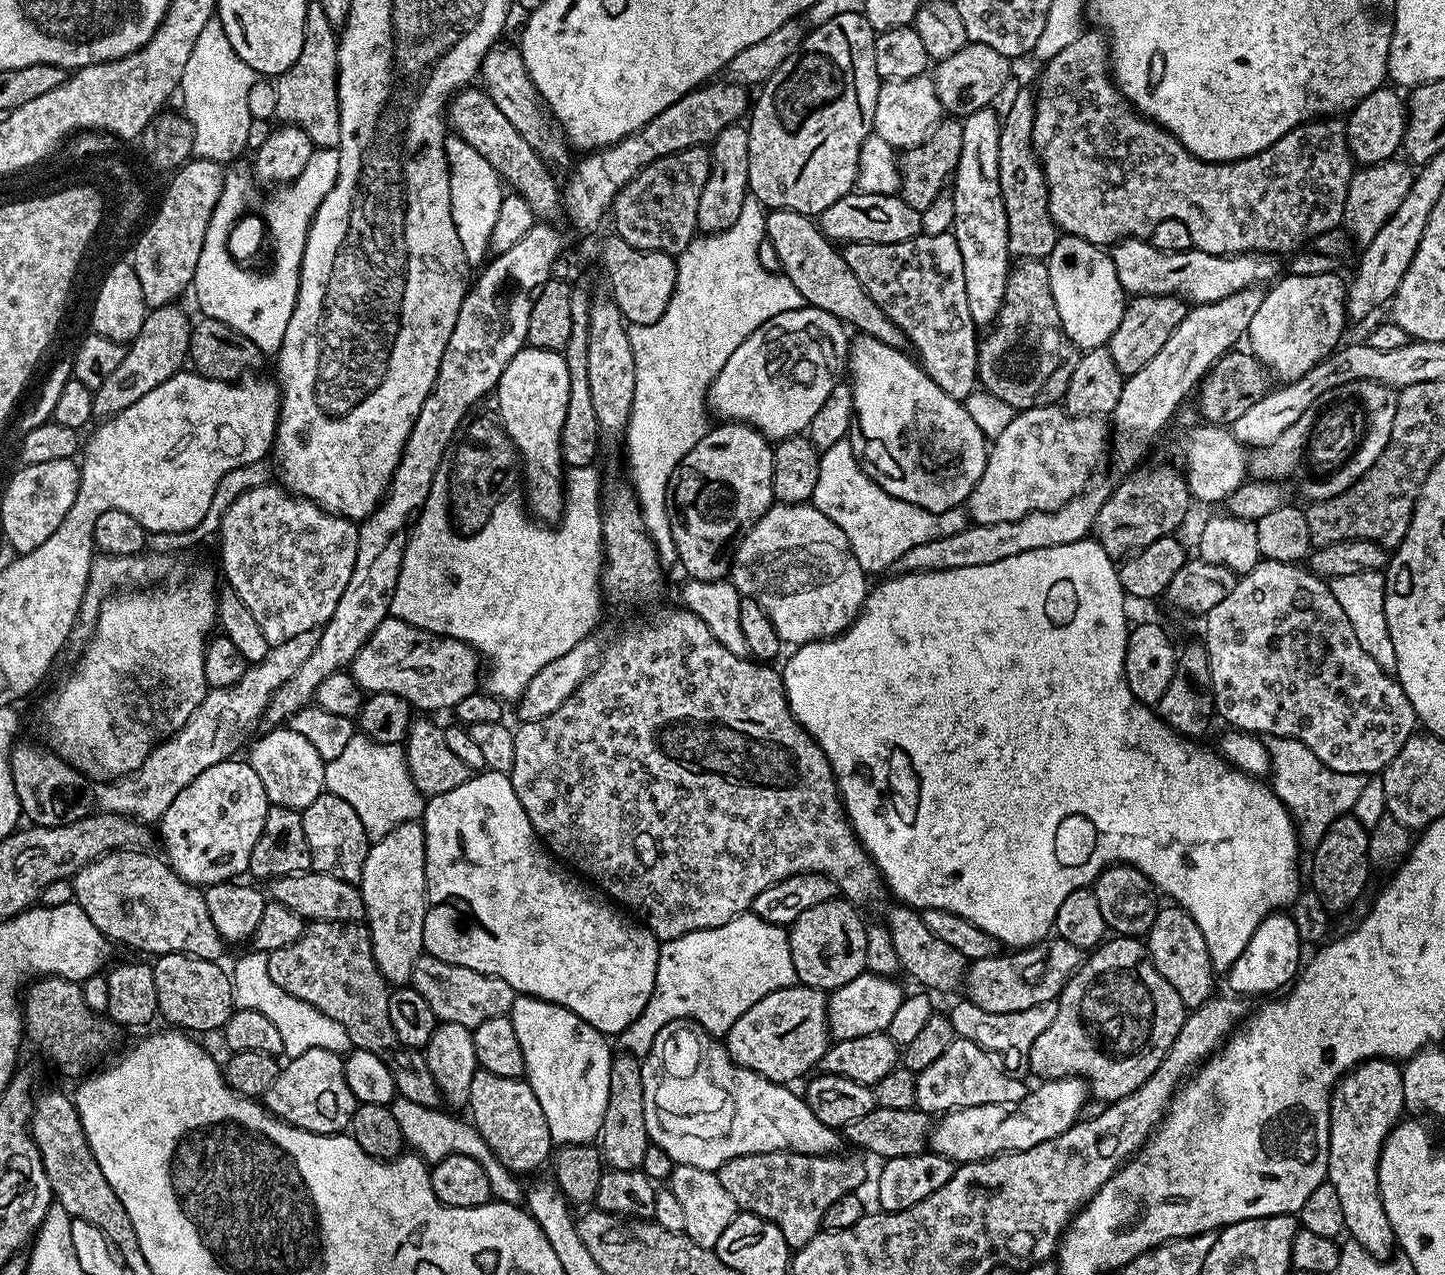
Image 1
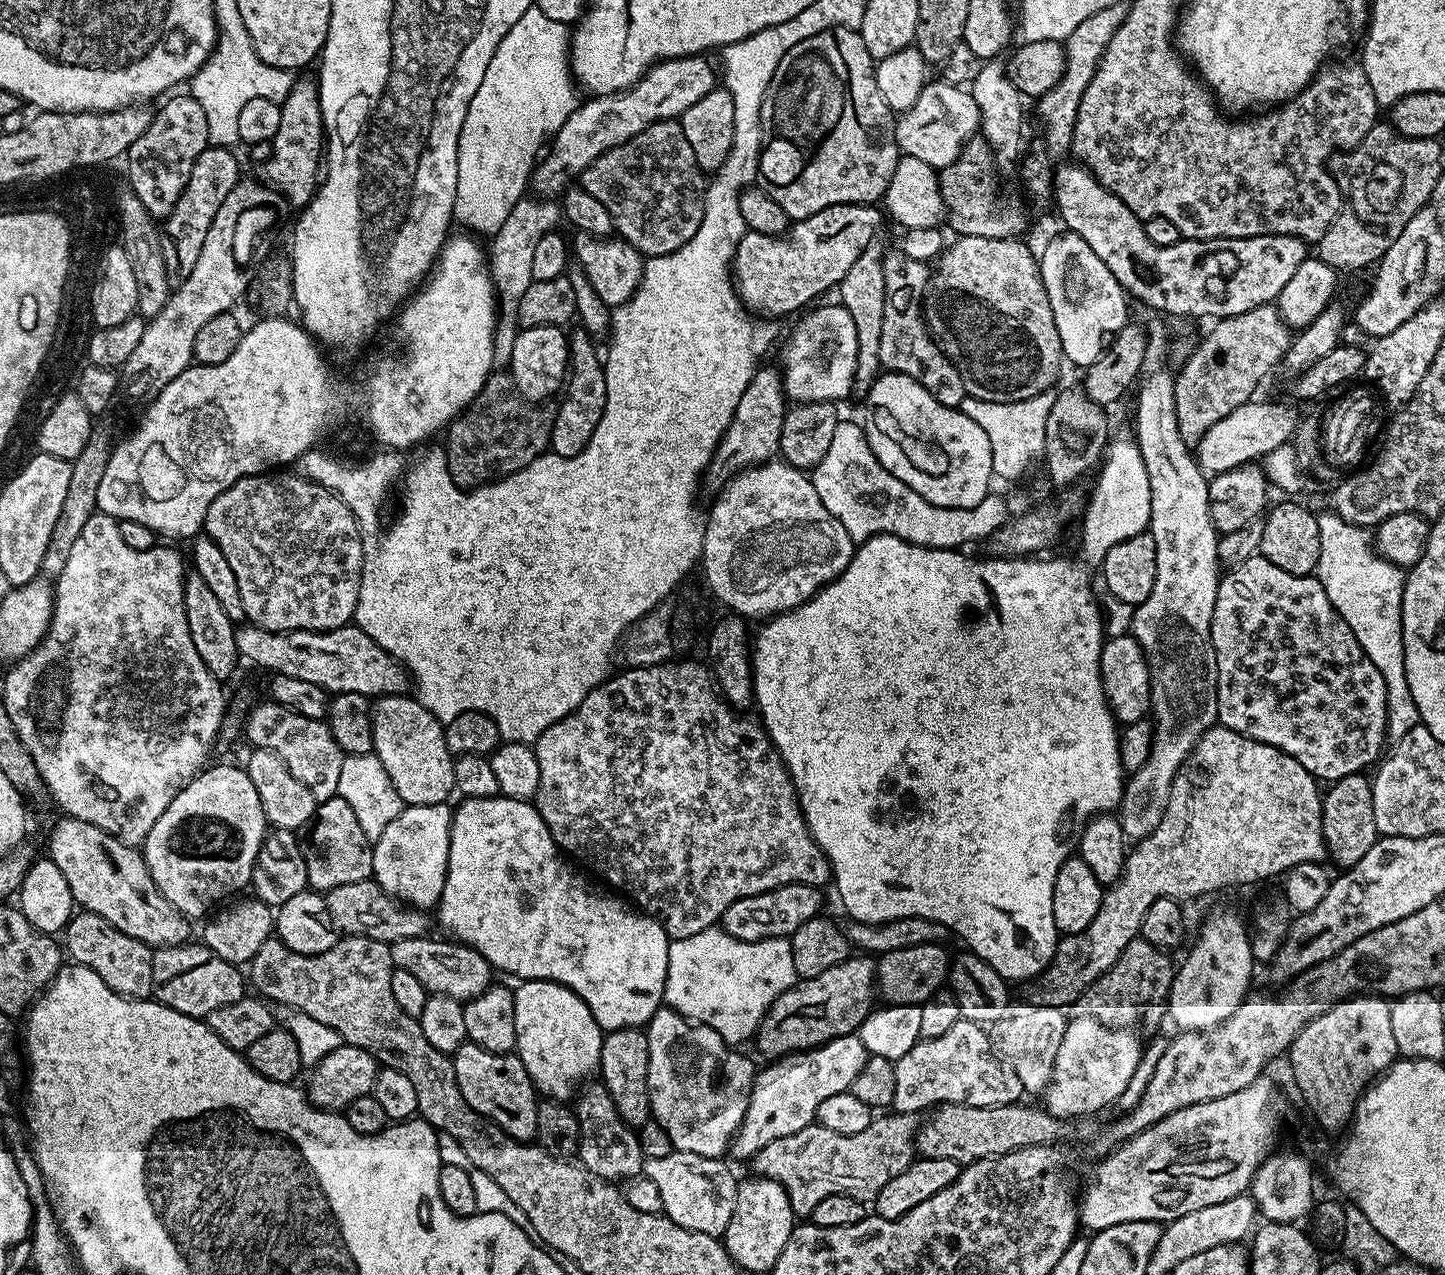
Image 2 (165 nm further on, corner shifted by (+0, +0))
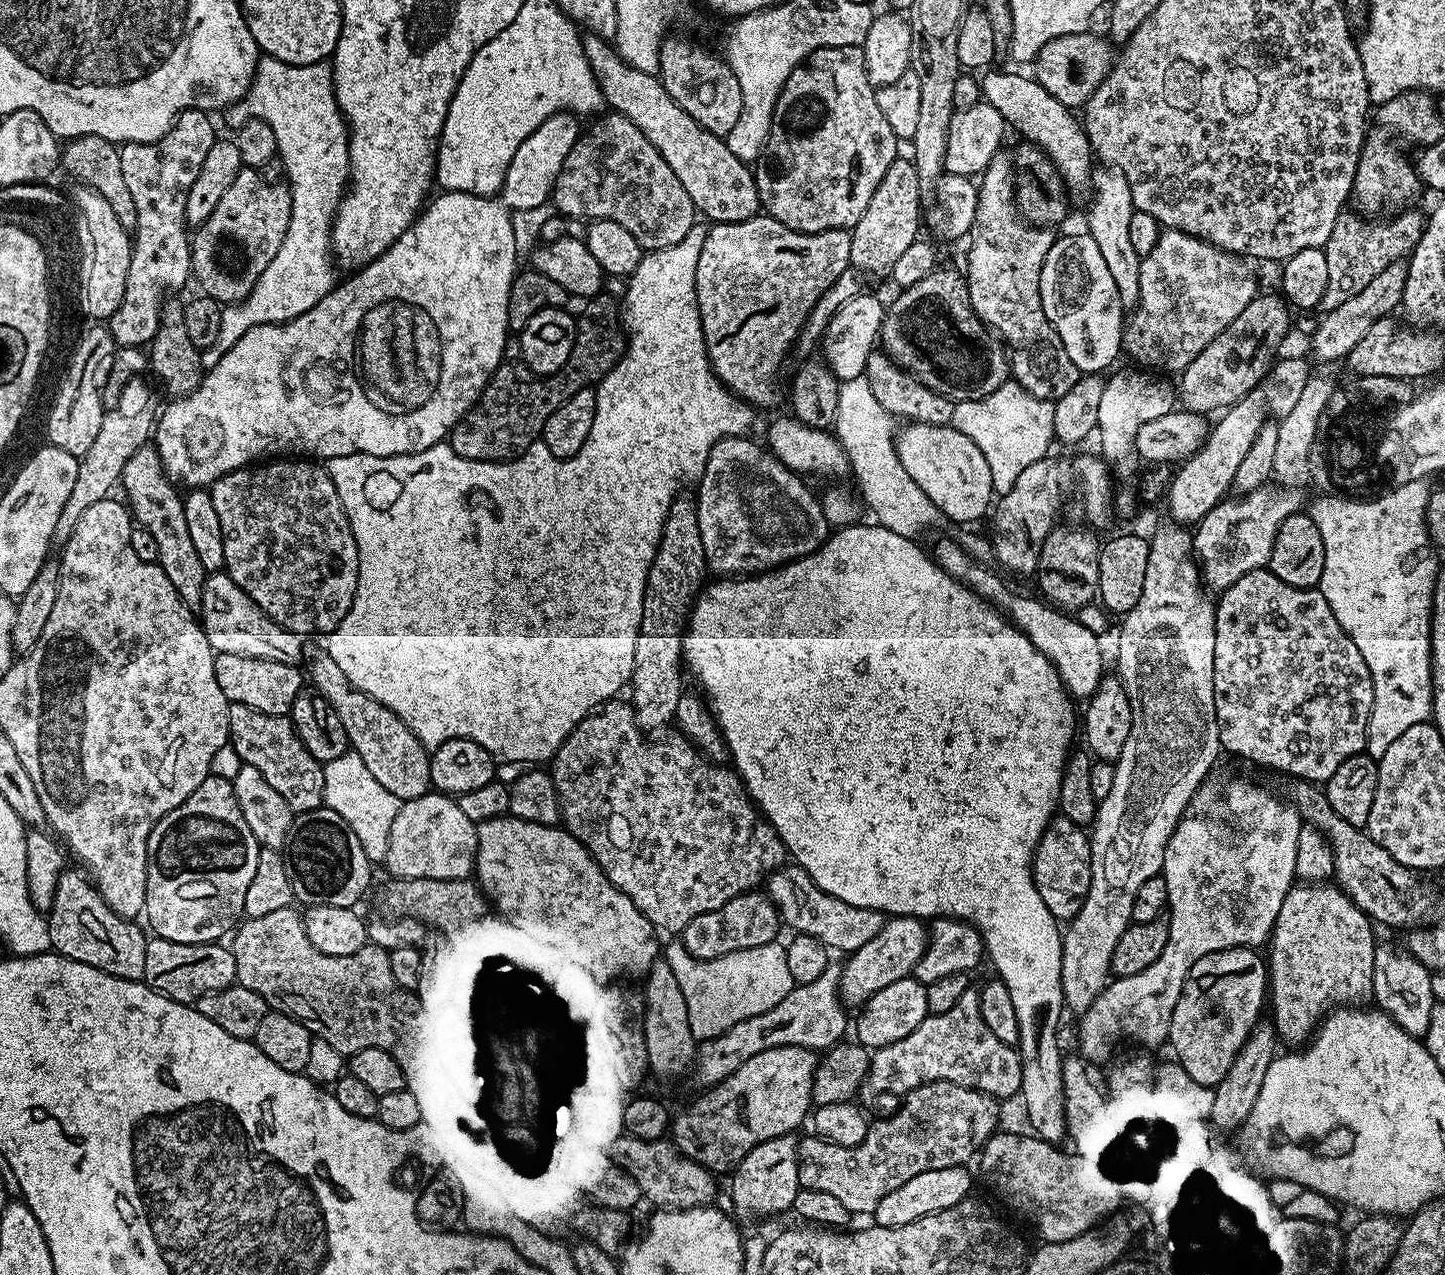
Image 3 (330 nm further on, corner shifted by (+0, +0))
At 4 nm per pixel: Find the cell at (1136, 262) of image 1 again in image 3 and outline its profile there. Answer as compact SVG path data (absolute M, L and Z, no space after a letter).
M985 71L980 80L980 90L986 103L994 106L998 114L1002 114L1005 125L1011 131L1013 128L1014 131L1021 132L1025 141L1034 142L1036 147L1049 156L1058 174L1064 179L1064 186L1069 193L1087 193L1094 171L1094 151L1077 113L1062 106L1058 98L1046 94L1044 87L1031 75L1019 76L1016 72L992 71Z

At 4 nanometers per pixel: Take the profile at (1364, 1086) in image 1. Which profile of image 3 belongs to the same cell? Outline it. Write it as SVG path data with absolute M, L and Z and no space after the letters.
M1300 882L1286 894L1272 930L1269 952L1266 952L1270 1020L1283 1043L1285 1040L1288 1046L1303 1046L1312 1039L1329 1012L1341 1006L1364 1006L1372 1000L1374 954L1378 943L1372 928L1370 917L1335 883Z

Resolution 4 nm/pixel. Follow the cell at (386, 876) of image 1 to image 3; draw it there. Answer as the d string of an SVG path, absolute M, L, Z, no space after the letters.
M429 790L424 796L414 798L413 800L403 801L398 810L398 818L394 818L394 826L390 826L390 846L383 863L393 873L393 877L402 880L413 880L414 878L442 878L443 880L466 880L473 875L476 866L476 848L478 846L478 838L476 837L476 826L470 818L466 818L466 814L462 814L459 803L451 795L441 794L435 790Z

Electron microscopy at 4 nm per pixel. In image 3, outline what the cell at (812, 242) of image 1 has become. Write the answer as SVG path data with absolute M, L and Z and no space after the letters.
M591 34L583 37L584 53L598 82L605 105L613 113L630 118L646 138L666 158L666 166L678 174L678 182L690 194L697 213L712 224L733 224L759 216L760 195L753 169L730 150L727 139L716 136L706 126L694 122L665 90L659 75L651 76L630 66L609 41Z

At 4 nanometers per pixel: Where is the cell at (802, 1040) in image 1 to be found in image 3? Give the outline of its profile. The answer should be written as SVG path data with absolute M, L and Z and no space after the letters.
M894 916L883 926L878 938L851 953L840 971L840 996L849 1009L859 1009L886 986L907 981L915 973L928 945L929 925L918 916Z

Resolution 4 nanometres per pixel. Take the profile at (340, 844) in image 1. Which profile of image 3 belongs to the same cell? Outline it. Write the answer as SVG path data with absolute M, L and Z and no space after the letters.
M327 806L293 815L282 849L286 870L290 874L293 897L301 905L342 906L356 908L372 880L373 861L368 859L358 834L346 826L342 814L334 814Z

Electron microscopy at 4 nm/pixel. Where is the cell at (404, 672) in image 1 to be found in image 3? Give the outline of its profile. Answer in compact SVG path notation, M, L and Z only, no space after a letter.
M227 571L213 572L205 579L198 619L213 653L242 654L246 658L266 658L270 662L286 662L294 665L301 663L302 638L299 634L286 630L281 624L274 623L256 605L254 598L246 594L246 590L242 590L238 582L228 577Z

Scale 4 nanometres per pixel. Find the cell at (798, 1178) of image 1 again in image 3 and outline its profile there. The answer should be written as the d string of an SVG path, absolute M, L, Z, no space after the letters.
M945 1080L918 1086L903 1097L902 1103L904 1105L889 1120L880 1120L877 1124L875 1121L869 1127L863 1142L853 1148L831 1144L829 1140L822 1140L815 1134L808 1134L805 1140L801 1139L798 1144L801 1188L826 1190L826 1194L834 1194L834 1198L838 1198L842 1206L846 1206L846 1210L853 1214L875 1213L878 1202L882 1202L882 1198L886 1198L890 1190L898 1190L902 1182L910 1182L914 1174L922 1174L926 1170L942 1170L946 1166L967 1165L967 1160L972 1155L973 1159L997 1131L996 1123L1000 1120L1001 1105L995 1096Z

